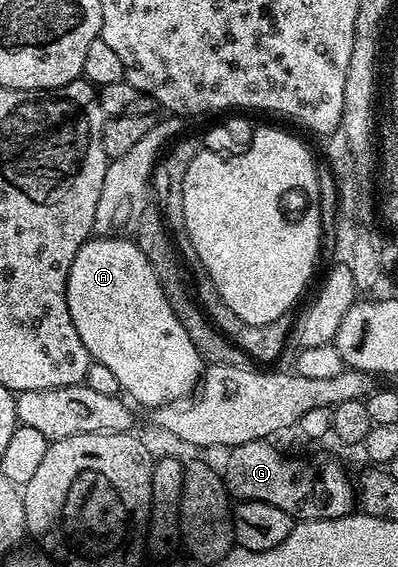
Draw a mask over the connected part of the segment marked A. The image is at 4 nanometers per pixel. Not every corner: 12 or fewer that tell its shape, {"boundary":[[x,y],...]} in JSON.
{"boundary":[[89,239],[68,306],[92,360],[155,411],[206,362],[135,240]]}

